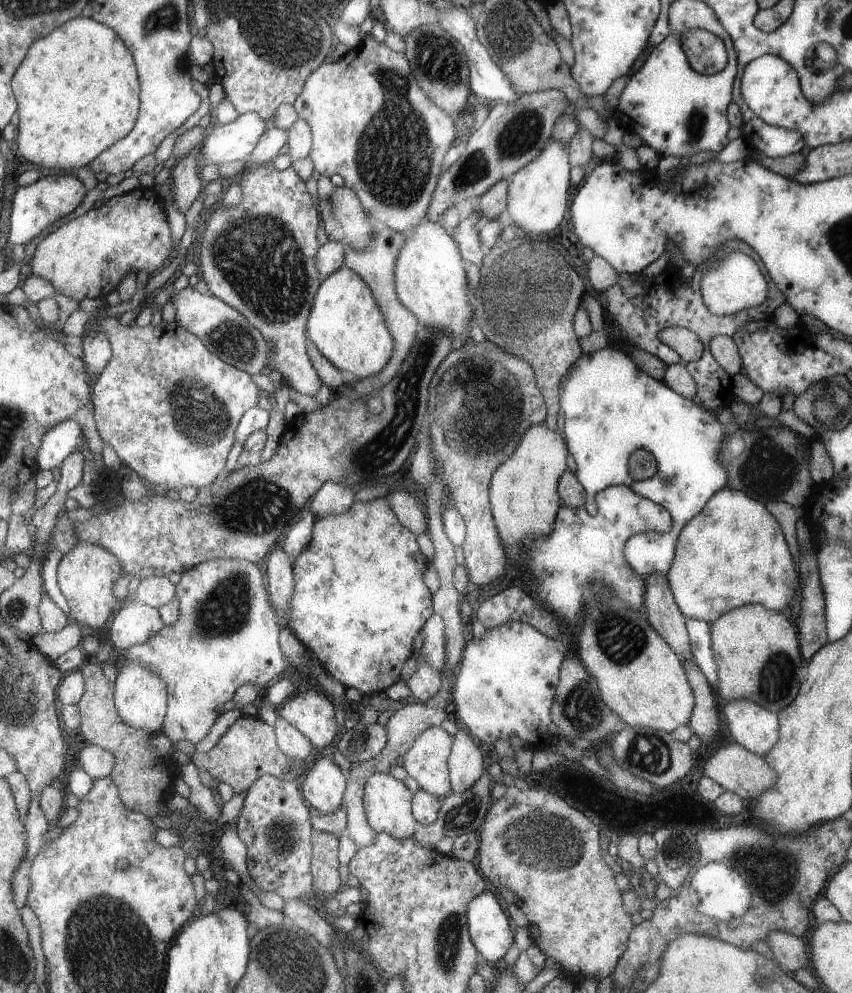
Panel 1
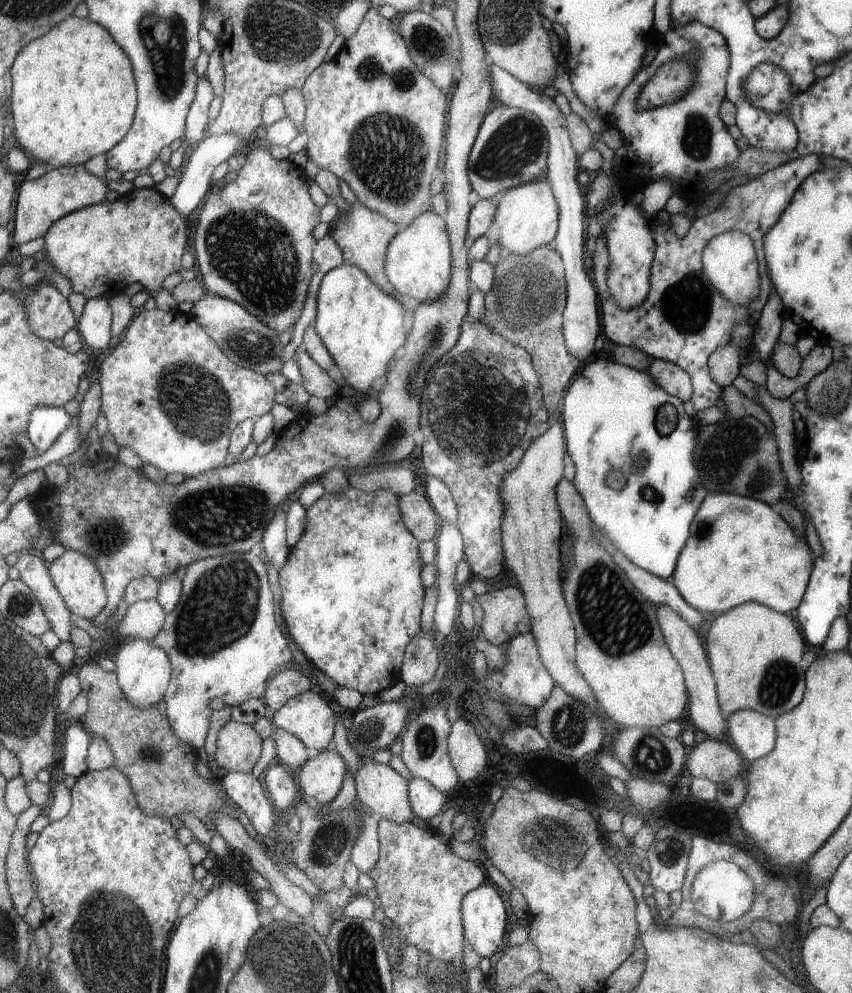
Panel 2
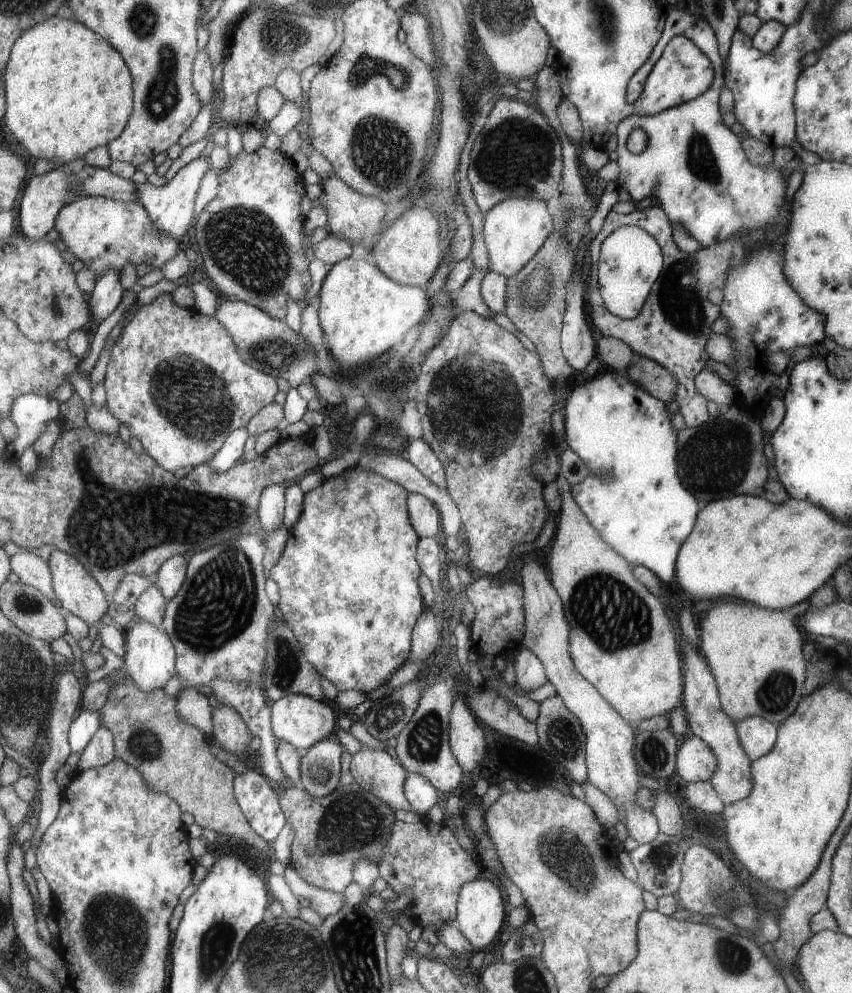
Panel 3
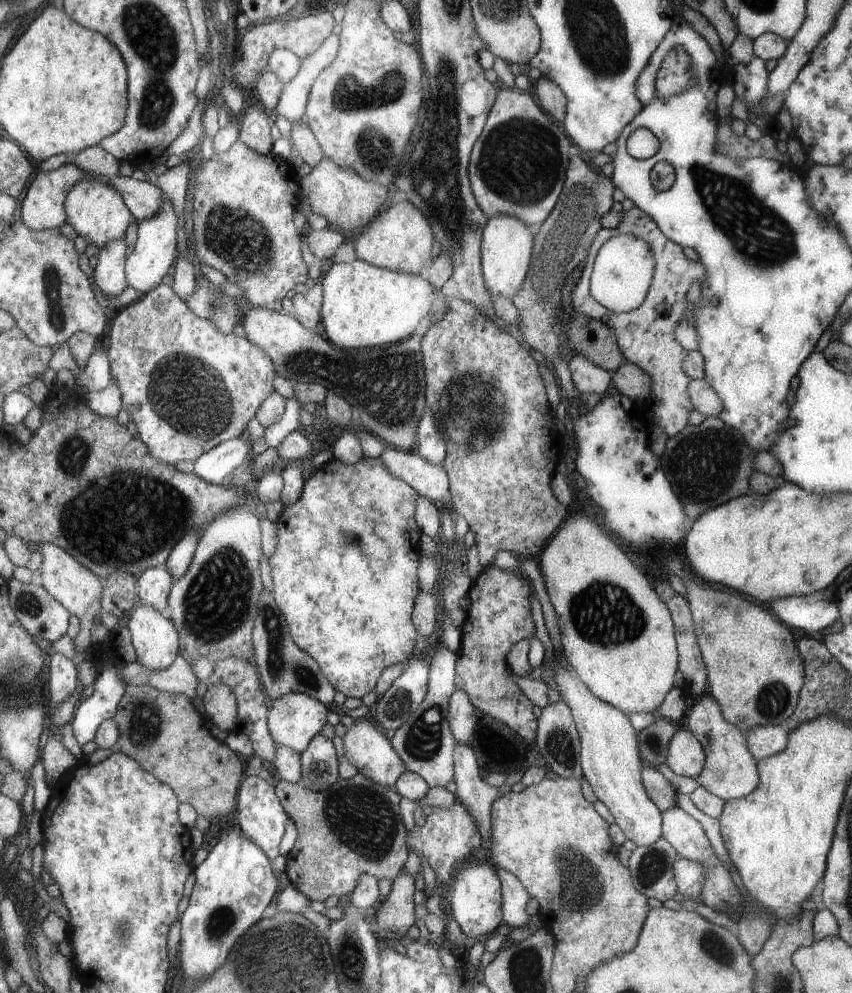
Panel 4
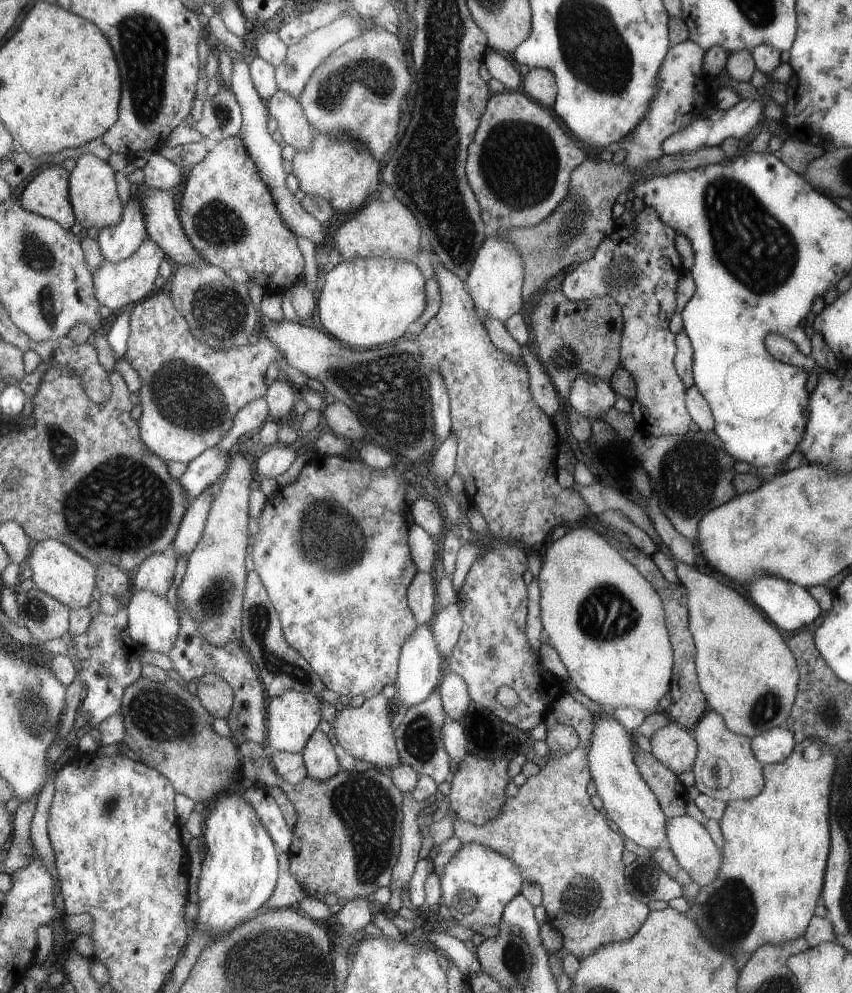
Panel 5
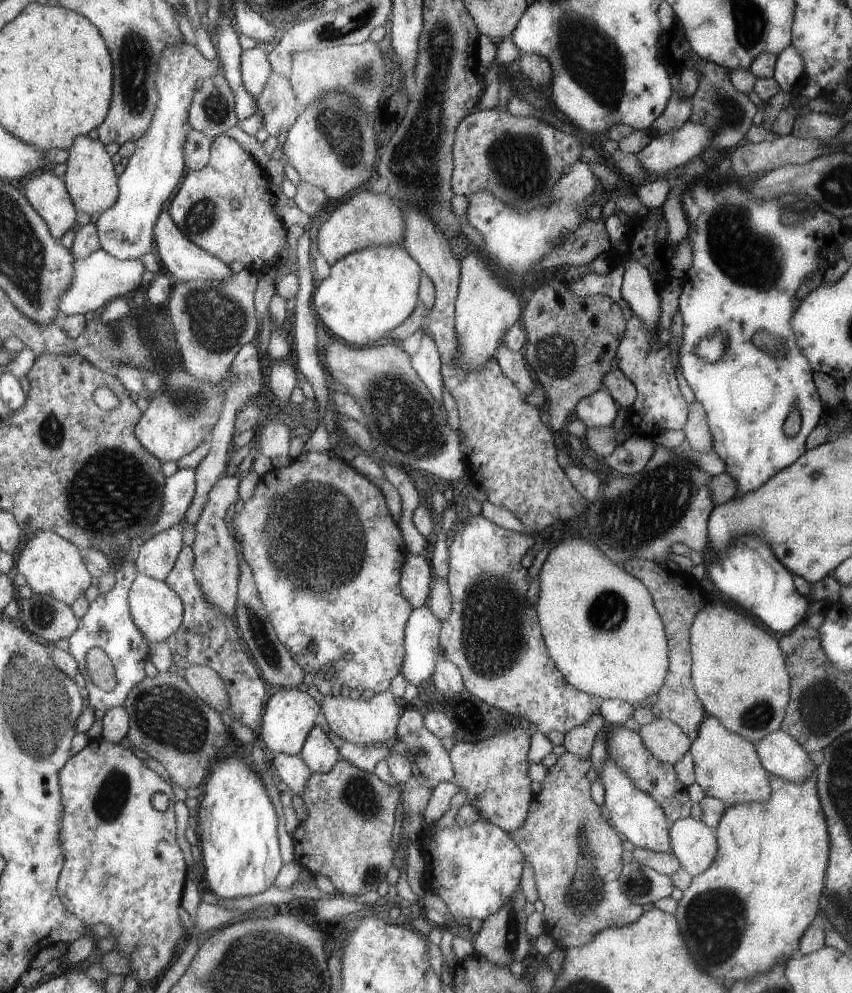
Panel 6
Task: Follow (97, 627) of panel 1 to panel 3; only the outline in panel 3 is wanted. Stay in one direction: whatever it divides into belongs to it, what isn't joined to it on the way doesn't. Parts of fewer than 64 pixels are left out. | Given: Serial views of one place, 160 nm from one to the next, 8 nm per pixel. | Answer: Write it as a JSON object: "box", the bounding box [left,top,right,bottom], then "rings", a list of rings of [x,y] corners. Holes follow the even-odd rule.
{"box":[49,549,111,624],"rings":[[[55,549],[52,552],[49,563],[54,580],[56,600],[58,597],[60,606],[63,606],[67,612],[81,617],[90,624],[96,624],[105,614],[108,614],[111,601],[109,595],[103,590],[98,579],[90,573],[90,570],[87,570],[86,566],[83,566],[82,562],[79,562],[78,558],[61,549]]]}

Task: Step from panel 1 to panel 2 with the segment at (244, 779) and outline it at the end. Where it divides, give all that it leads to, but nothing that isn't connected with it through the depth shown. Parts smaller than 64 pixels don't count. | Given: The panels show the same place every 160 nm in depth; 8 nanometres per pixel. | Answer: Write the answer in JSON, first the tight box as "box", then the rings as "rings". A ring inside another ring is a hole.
{"box":[215,720,263,773],"rings":[[[230,720],[220,729],[215,760],[229,773],[251,773],[263,752],[263,738],[252,725]]]}

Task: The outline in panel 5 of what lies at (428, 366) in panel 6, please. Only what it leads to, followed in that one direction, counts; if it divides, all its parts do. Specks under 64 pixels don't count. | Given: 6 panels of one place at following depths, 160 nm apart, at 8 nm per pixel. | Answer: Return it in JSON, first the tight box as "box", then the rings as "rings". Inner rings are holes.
{"box":[428,369,450,445],"rings":[[[433,369],[428,370],[430,382],[430,399],[432,402],[433,432],[437,445],[450,435],[450,400],[440,374]]]}

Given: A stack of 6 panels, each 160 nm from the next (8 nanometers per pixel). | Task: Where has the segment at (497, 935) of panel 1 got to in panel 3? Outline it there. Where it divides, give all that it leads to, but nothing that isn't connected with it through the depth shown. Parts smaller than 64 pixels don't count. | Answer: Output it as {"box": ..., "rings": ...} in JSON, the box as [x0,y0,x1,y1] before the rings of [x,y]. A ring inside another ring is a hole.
{"box":[455,877,505,951],"rings":[[[477,877],[466,882],[459,889],[455,921],[457,921],[459,932],[469,941],[475,951],[481,951],[481,948],[493,942],[503,920],[505,920],[505,906],[503,906],[501,892],[493,884],[493,879]]]}

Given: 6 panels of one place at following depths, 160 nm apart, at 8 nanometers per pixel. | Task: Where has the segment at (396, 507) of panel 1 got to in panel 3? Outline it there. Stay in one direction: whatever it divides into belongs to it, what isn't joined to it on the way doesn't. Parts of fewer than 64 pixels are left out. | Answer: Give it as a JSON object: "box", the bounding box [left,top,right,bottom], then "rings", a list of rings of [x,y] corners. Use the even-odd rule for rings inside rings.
{"box":[406,493,439,538],"rings":[[[410,493],[406,498],[406,509],[410,525],[419,538],[434,537],[439,532],[439,512],[433,503],[423,495]]]}

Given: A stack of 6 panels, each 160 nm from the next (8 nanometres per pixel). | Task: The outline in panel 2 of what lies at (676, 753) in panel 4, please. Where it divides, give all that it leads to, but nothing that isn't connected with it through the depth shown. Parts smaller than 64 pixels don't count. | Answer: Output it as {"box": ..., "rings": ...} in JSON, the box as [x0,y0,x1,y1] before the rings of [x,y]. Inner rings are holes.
{"box":[683,739,744,783],"rings":[[[707,739],[688,748],[683,772],[689,778],[699,777],[718,783],[739,777],[744,771],[741,755],[725,741]]]}

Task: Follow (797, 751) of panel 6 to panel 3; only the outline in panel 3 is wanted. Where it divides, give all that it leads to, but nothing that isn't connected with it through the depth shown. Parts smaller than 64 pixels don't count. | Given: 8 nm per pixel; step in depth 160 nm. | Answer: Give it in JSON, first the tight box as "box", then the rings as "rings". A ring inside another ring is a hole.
{"box":[735,717,777,758],"rings":[[[745,717],[735,722],[742,749],[747,758],[761,758],[774,748],[777,740],[777,725],[761,717]]]}

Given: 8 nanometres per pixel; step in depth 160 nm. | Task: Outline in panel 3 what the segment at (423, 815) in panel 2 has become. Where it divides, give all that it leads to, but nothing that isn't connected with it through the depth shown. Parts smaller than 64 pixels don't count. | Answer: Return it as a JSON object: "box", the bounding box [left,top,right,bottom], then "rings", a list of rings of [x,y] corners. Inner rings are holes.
{"box":[405,773,442,816],"rings":[[[406,773],[405,795],[409,801],[413,812],[420,812],[425,816],[425,812],[435,803],[442,802],[442,795],[433,788],[433,785],[417,773]]]}

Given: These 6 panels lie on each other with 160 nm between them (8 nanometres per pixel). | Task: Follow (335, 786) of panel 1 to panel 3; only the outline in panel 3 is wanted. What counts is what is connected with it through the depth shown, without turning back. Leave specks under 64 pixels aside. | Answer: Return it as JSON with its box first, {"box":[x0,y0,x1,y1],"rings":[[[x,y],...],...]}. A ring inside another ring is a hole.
{"box":[299,739,339,798],"rings":[[[323,739],[302,753],[302,777],[299,788],[321,798],[329,794],[339,778],[339,742]]]}

